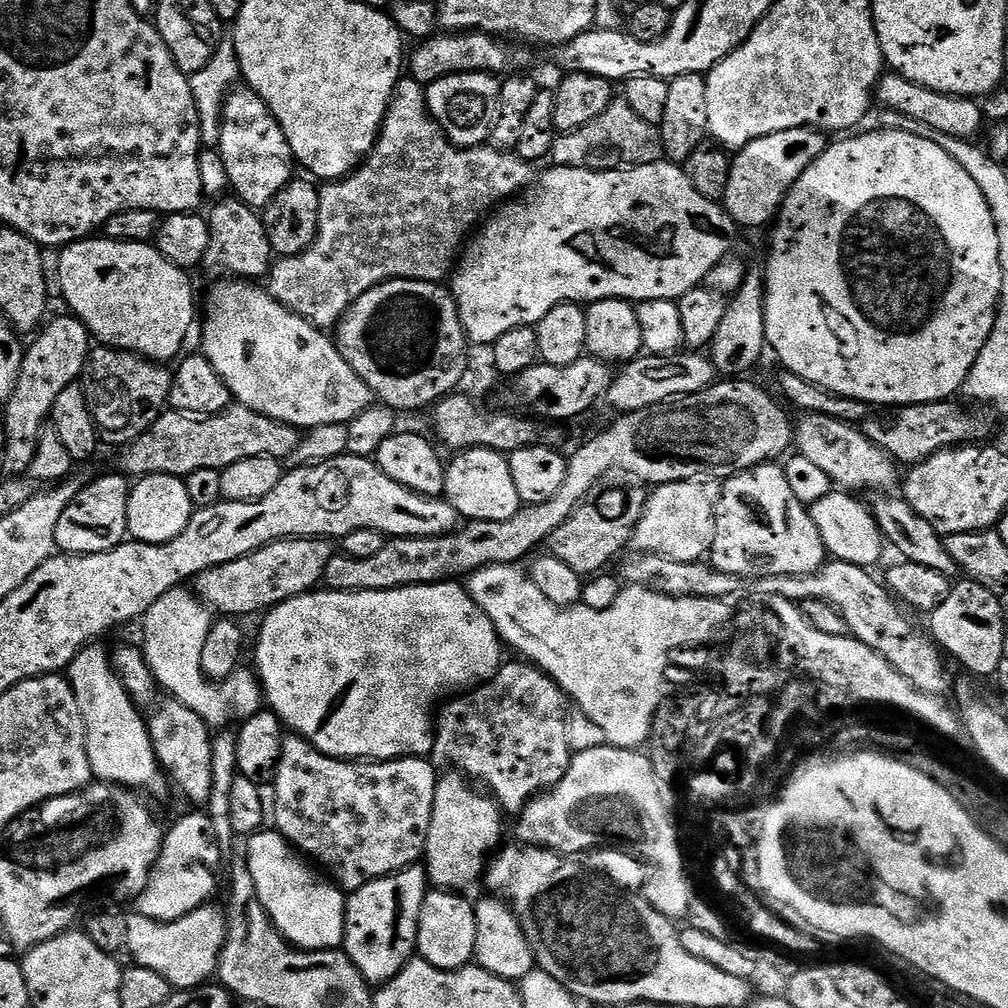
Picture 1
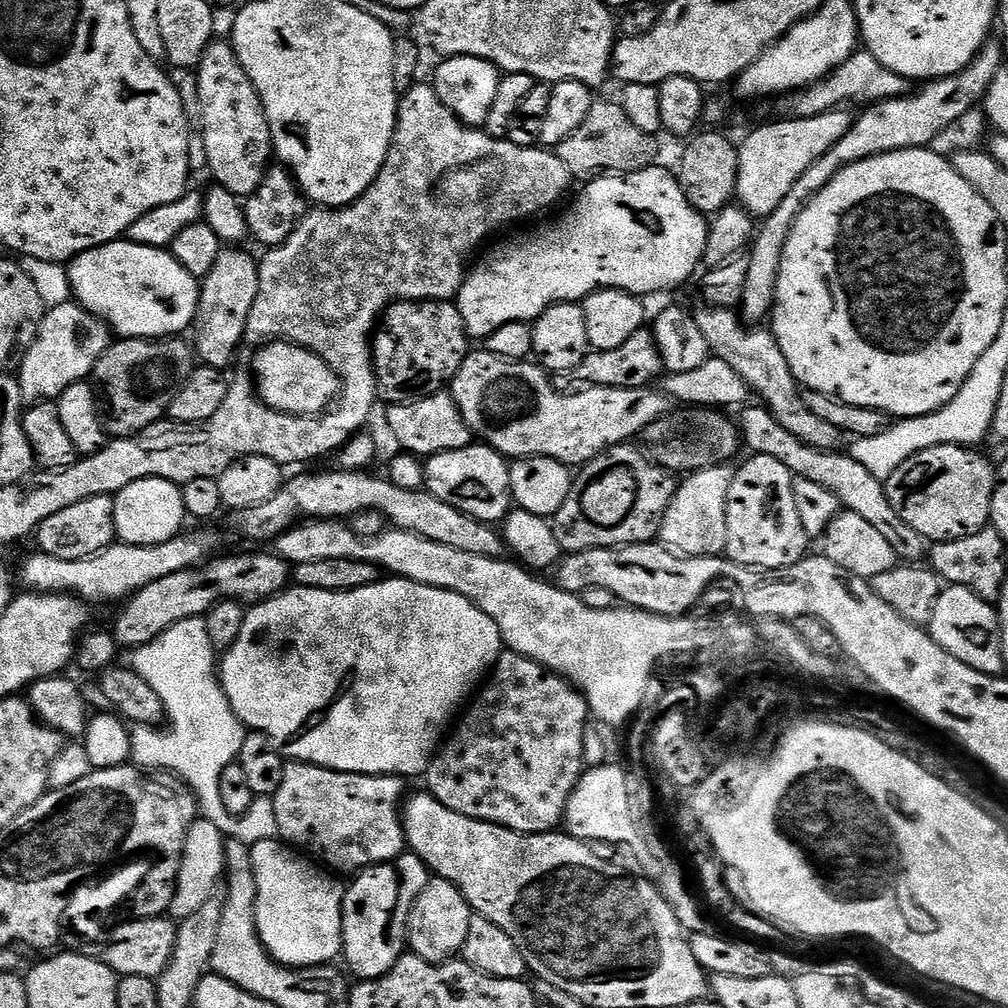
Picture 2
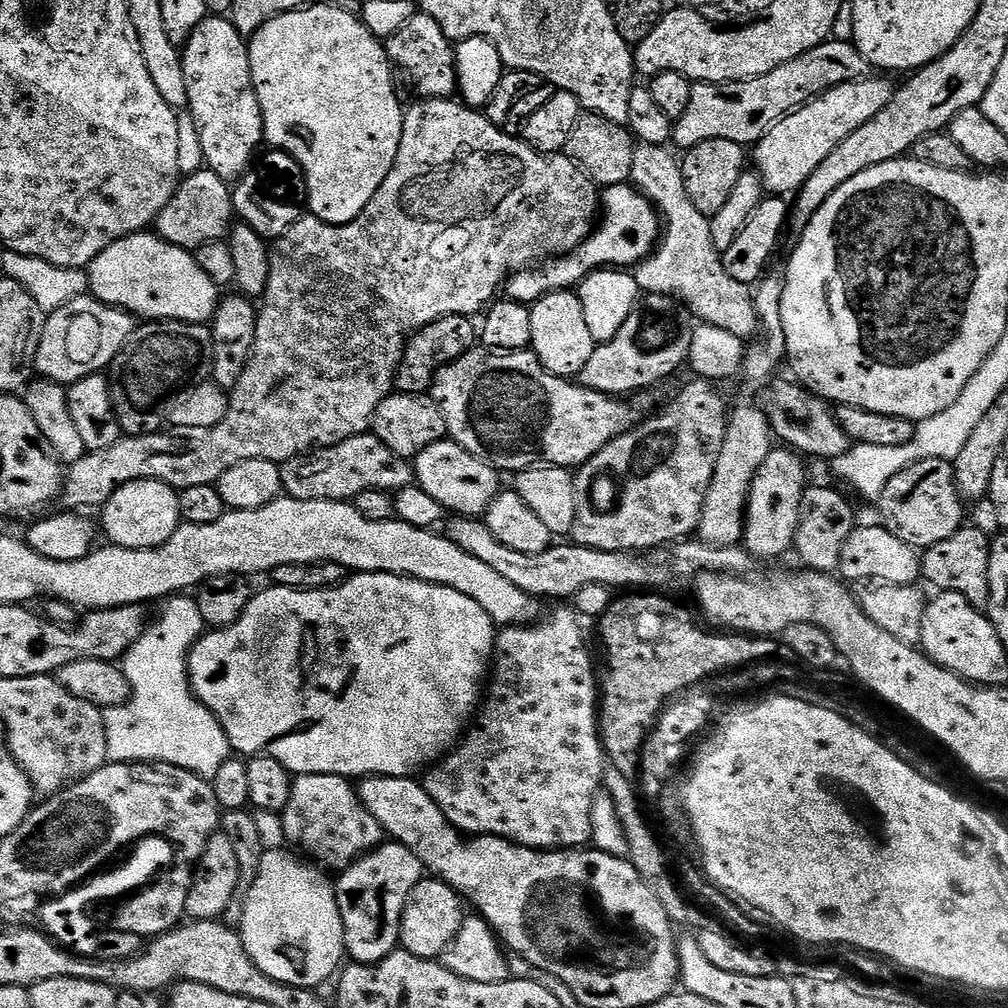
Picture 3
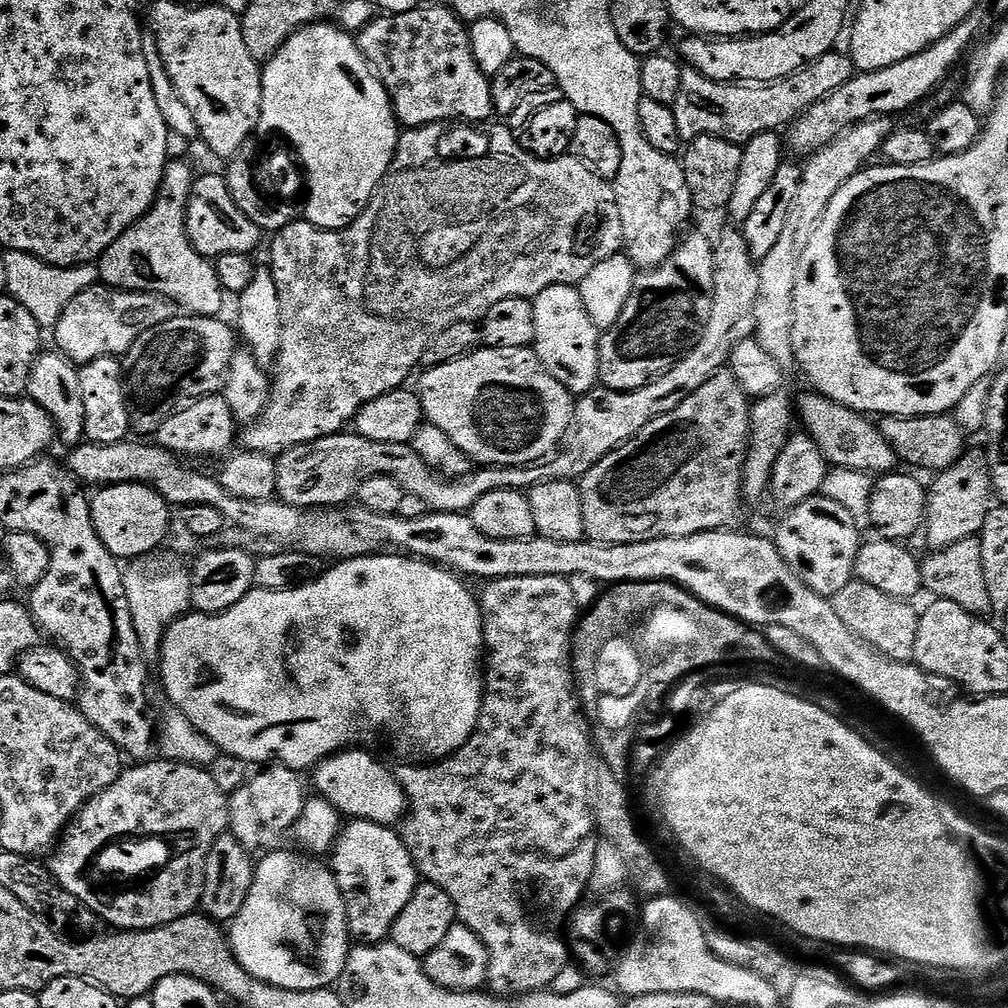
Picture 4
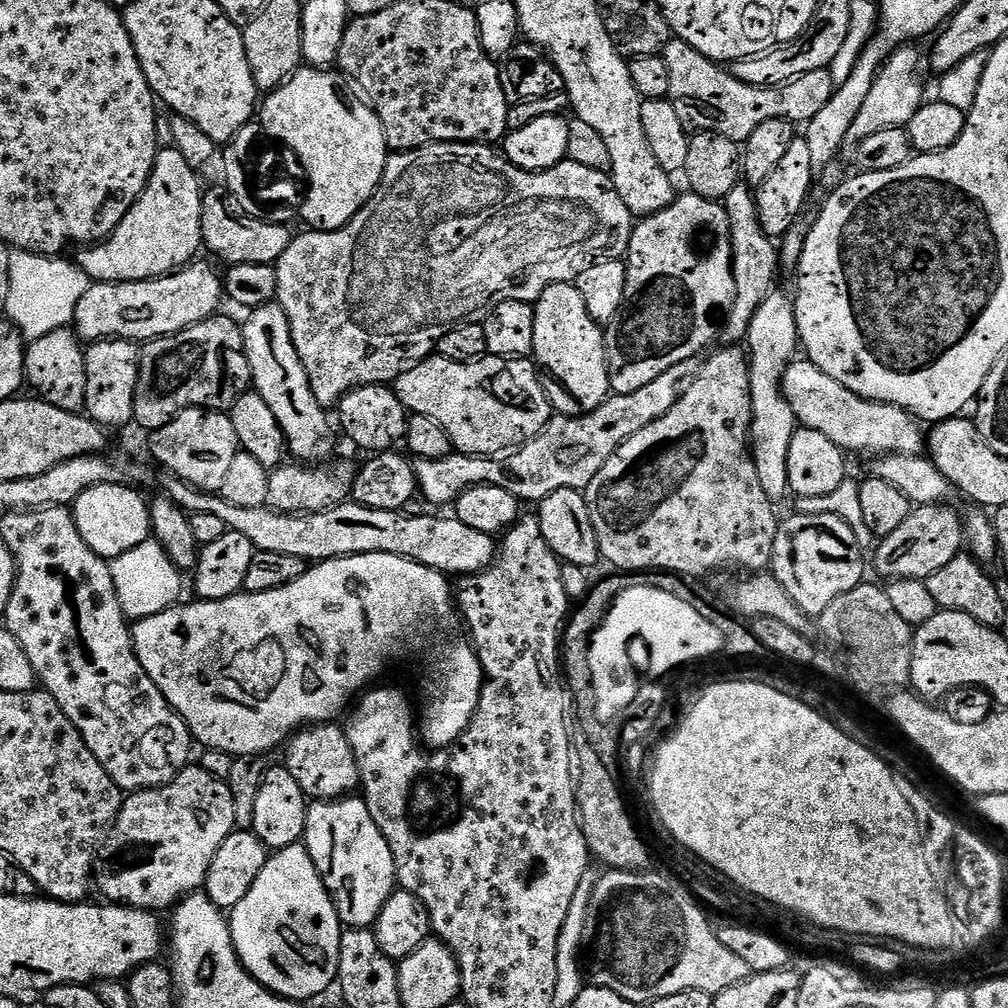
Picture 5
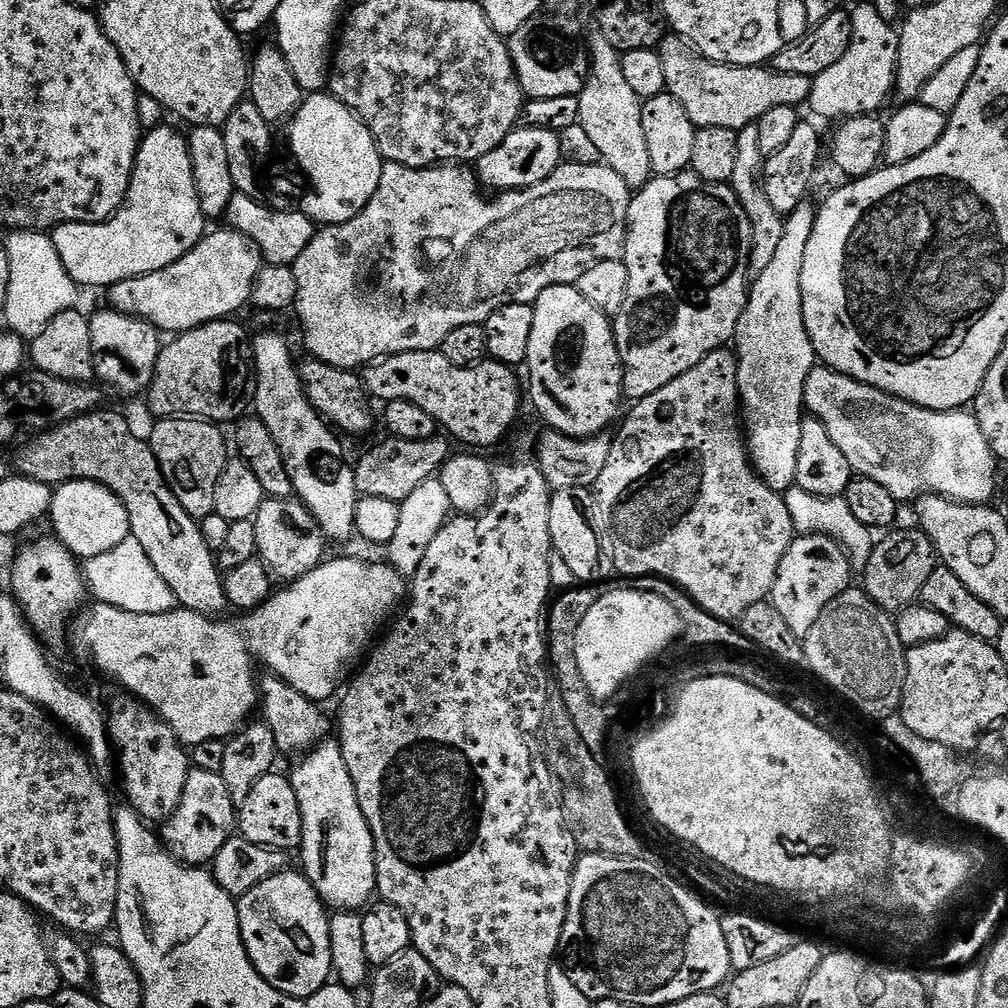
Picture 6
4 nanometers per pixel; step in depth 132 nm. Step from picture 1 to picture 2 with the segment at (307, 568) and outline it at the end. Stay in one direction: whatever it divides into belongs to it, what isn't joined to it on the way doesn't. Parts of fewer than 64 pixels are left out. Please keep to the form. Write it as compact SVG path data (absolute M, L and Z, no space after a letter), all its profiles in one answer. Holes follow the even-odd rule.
M275 551L248 552L245 556L216 559L209 559L195 568L180 570L178 574L166 574L166 578L158 578L150 582L150 586L142 586L127 597L123 605L125 608L116 616L116 625L110 628L119 647L135 650L154 642L154 638L170 626L186 622L186 618L205 617L213 606L223 600L239 600L241 604L251 606L270 596L277 596L289 587L290 565Z

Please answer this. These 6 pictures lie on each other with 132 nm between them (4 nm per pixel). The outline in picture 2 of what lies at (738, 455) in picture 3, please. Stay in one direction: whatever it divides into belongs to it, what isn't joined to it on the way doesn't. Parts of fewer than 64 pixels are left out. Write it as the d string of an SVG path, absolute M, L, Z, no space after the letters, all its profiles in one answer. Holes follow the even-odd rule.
M728 466L701 468L685 475L664 515L659 543L681 556L721 555L726 546L726 508L733 475L733 469Z

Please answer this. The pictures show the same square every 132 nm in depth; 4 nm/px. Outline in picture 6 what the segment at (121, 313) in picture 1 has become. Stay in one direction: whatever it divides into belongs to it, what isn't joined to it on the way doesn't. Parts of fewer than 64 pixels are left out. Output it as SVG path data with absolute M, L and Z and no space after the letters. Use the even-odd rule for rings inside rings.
M156 128L149 136L147 133L140 142L124 205L101 224L61 224L59 228L51 229L50 235L54 250L58 250L58 258L62 258L62 266L66 266L66 274L70 274L81 289L107 290L123 280L145 276L178 262L206 235L206 221L194 186L194 166L190 162L187 135L172 128Z

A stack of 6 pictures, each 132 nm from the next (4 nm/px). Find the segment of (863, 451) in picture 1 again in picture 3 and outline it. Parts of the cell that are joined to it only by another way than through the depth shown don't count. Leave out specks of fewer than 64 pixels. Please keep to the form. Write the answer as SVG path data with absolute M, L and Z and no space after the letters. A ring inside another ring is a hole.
M637 143L632 159L631 183L652 203L662 221L662 235L652 255L634 268L641 293L670 296L689 313L692 311L699 323L730 330L730 334L739 336L742 341L751 341L762 328L753 289L734 282L734 278L726 274L723 255L714 246L714 238L710 238L710 219L690 202L680 160L672 157L668 150L658 144Z

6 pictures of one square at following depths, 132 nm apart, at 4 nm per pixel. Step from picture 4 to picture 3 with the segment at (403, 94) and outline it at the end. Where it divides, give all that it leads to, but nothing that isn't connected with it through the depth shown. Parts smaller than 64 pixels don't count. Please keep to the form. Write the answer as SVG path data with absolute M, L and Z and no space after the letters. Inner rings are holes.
M417 11L410 22L404 23L398 34L386 42L388 60L393 69L398 70L412 83L417 97L426 100L447 100L457 95L456 90L456 50L453 41L442 34L442 26L430 18L430 14Z

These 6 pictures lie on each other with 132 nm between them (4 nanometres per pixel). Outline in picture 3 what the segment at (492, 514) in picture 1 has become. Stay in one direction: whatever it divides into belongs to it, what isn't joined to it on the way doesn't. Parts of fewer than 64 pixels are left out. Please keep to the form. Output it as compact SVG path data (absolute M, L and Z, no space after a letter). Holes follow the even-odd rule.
M445 438L426 446L426 450L422 450L414 458L415 483L430 498L438 502L444 510L458 516L483 517L490 506L490 502L494 502L494 498L500 495L502 491L500 479L502 479L502 476L497 469L480 459L479 456L470 454L462 446L458 446L455 440L451 438Z

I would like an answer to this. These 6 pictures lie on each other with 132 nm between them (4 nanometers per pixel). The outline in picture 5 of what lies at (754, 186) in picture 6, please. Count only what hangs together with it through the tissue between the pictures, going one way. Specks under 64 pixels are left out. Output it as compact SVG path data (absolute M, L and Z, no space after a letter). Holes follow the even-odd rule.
M741 182L726 194L723 200L726 218L730 220L732 235L732 269L734 270L734 302L730 306L722 325L722 340L728 346L736 346L747 337L750 322L754 322L754 314L758 314L758 306L773 290L776 272L780 268L778 244L773 237L762 230L762 222L758 222L758 206L756 193L749 185Z

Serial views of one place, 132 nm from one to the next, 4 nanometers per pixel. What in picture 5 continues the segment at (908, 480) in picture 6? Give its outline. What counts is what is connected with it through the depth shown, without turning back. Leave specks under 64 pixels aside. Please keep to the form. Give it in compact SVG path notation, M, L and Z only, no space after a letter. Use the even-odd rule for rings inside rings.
M793 359L784 372L782 387L797 421L805 428L826 434L845 453L869 452L869 457L879 458L889 452L916 454L925 447L926 436L923 431L920 433L922 424L915 416L893 404L879 404L846 390L842 382L834 382L830 374L818 370L812 360Z

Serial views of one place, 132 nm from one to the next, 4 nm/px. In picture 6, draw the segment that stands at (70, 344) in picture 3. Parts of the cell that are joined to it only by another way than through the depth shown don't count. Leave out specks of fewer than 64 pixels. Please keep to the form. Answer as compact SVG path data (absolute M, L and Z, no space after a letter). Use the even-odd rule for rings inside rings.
M209 231L182 259L162 270L113 284L106 292L107 303L116 312L148 321L164 334L189 332L215 320L227 320L235 317L237 315L235 312L239 308L247 309L249 307L254 282L262 267L262 257L252 242L240 232L223 231Z

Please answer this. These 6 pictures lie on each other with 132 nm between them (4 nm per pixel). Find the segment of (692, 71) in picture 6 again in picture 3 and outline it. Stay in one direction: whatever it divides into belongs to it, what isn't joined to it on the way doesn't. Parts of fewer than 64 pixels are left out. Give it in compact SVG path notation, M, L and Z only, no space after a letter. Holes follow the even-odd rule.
M829 38L814 46L814 50L798 54L794 62L778 66L770 70L770 74L762 74L762 78L729 84L693 83L686 111L672 125L671 143L677 144L680 150L687 150L698 146L698 142L726 138L726 142L755 146L784 116L789 116L814 98L826 94L826 90L851 80L865 79L869 75L870 66L855 44L847 39L836 39Z

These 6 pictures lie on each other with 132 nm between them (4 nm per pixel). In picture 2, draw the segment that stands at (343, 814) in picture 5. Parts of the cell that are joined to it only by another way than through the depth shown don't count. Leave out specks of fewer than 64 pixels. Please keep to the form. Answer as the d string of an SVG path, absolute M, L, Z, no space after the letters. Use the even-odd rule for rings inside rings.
M411 854L400 856L397 860L386 864L375 864L373 868L365 868L355 877L351 885L347 885L344 893L344 947L342 960L348 963L347 971L353 972L360 980L377 980L386 975L391 968L405 955L406 941L408 938L408 915L412 909L412 903L422 894L422 890L428 885L430 873L428 865Z

